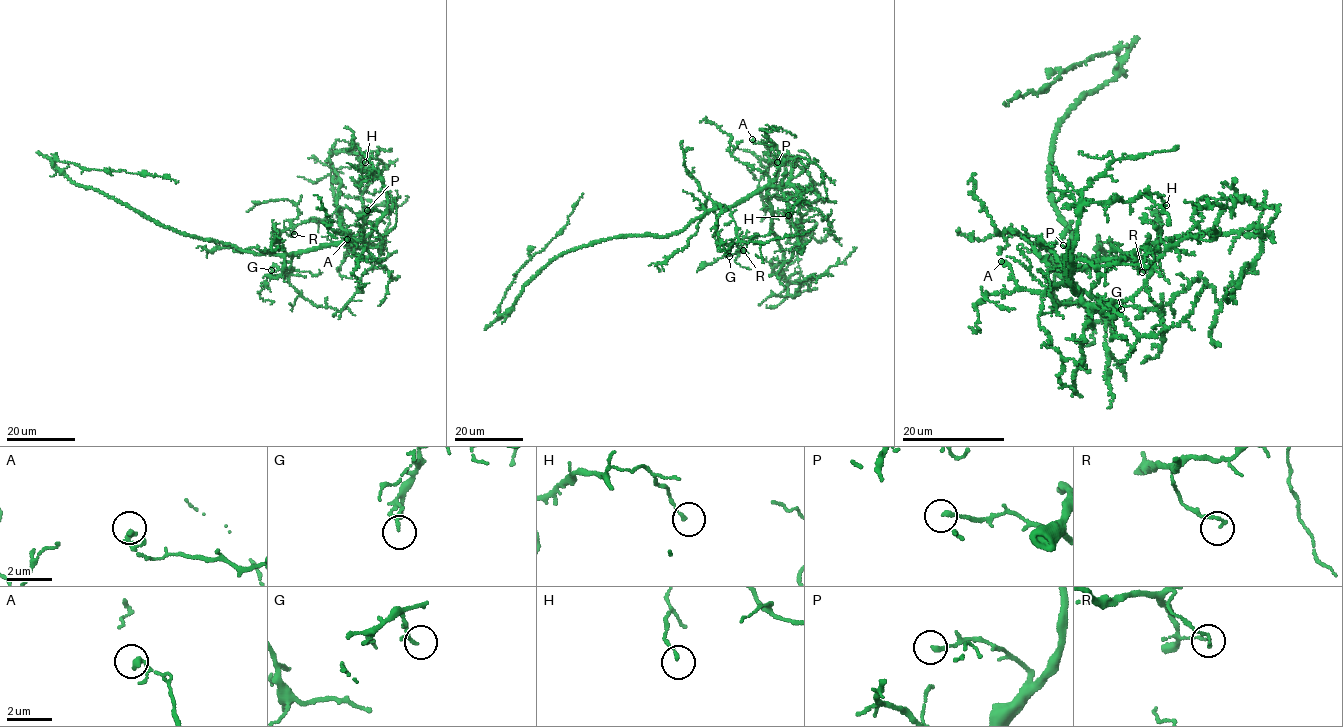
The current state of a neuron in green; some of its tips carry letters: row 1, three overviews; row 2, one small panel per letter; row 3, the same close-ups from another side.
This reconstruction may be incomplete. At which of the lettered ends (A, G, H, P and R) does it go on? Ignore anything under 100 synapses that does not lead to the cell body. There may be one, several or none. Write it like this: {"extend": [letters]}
{"extend": []}

